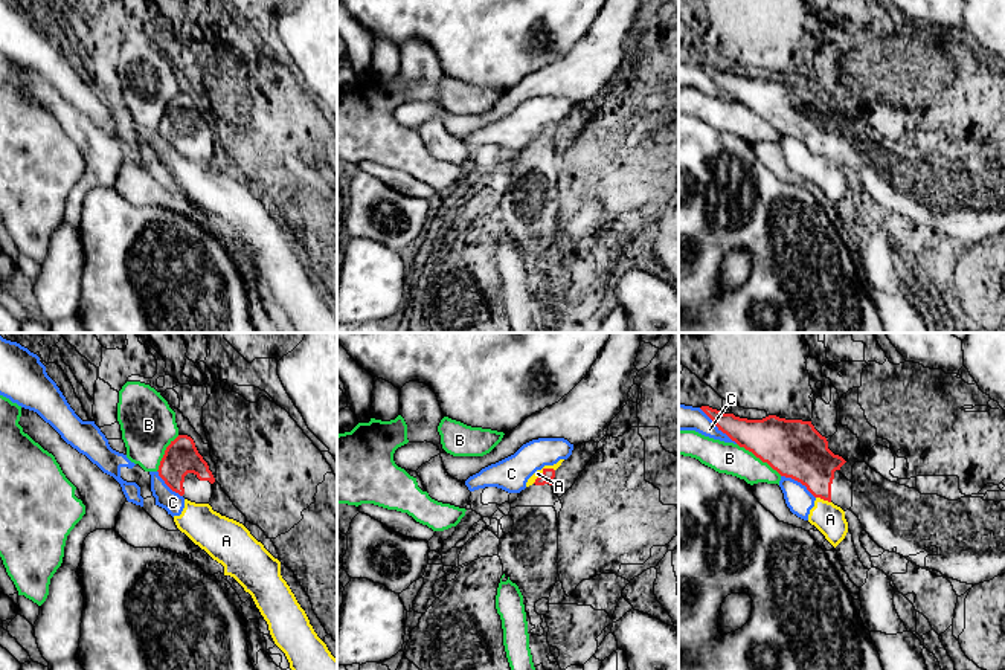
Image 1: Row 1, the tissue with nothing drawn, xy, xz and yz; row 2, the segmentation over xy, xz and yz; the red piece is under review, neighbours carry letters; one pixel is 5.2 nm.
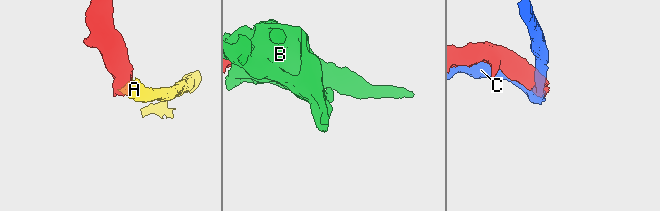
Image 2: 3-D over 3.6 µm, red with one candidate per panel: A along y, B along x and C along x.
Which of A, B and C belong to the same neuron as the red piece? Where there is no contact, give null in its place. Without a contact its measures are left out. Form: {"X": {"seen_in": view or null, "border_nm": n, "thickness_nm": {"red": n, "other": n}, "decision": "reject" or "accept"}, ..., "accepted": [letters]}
{"A": {"seen_in": "xz", "border_nm": 140, "thickness_nm": {"red": 70, "other": 40}, "decision": "reject"}, "B": {"seen_in": "yz", "border_nm": 300, "thickness_nm": {"red": 300, "other": 170}, "decision": "reject"}, "C": {"seen_in": "yz", "border_nm": 280, "thickness_nm": {"red": 200, "other": 140}, "decision": "reject"}, "accepted": []}

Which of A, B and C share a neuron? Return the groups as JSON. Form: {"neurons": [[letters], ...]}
{"neurons": [["A", "C"], ["B"]]}

